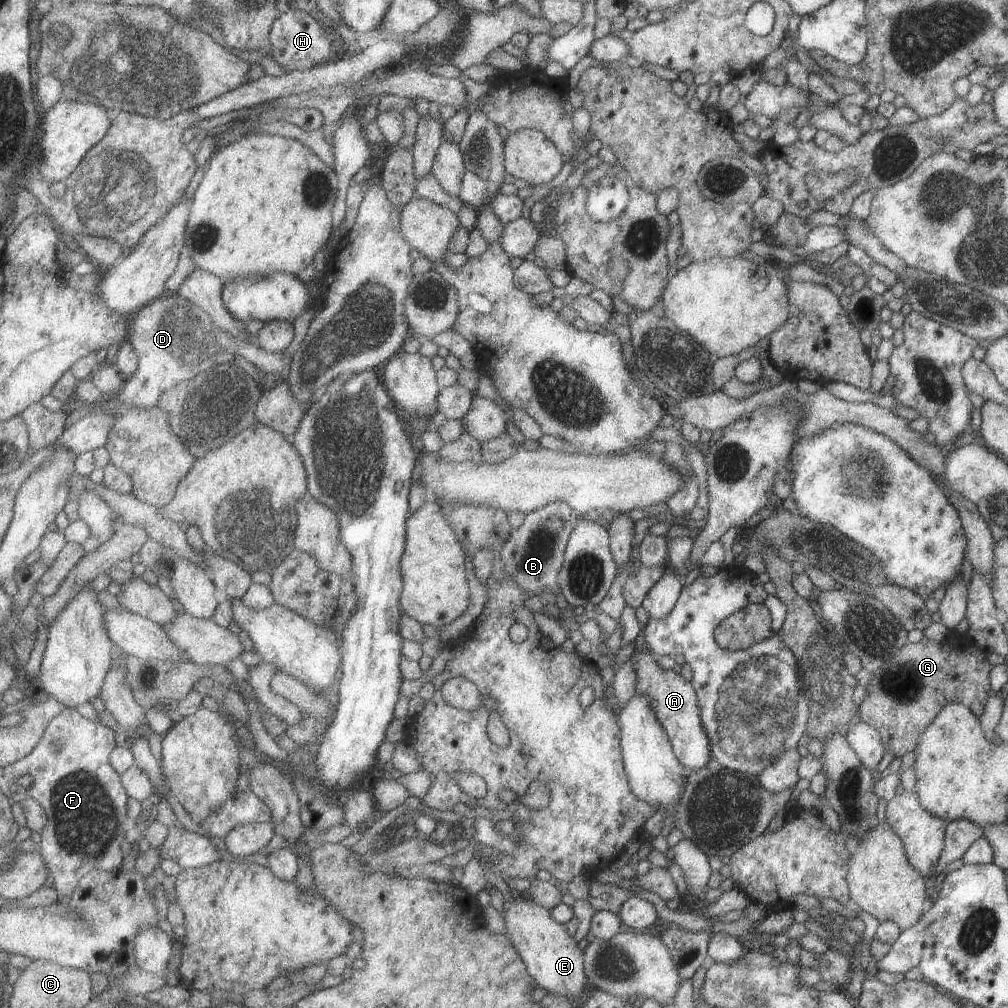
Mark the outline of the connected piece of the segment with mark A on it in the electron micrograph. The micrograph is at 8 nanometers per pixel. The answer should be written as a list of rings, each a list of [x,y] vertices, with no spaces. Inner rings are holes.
[[[636,649],[630,658],[632,666],[636,670],[636,691],[638,694],[646,694],[650,708],[656,714],[656,720],[668,734],[676,758],[682,762],[689,771],[704,768],[711,764],[710,738],[704,730],[701,722],[697,694],[691,682],[687,682],[674,670],[664,669],[657,661],[656,654],[651,649]]]

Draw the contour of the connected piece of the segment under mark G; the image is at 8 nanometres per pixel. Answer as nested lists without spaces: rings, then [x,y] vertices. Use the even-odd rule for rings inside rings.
[[[923,637],[920,642],[907,642],[894,654],[892,660],[886,660],[876,672],[872,673],[867,693],[859,705],[861,720],[873,726],[880,732],[885,752],[891,751],[896,758],[902,758],[904,754],[915,750],[920,742],[920,734],[924,728],[928,728],[938,712],[950,703],[962,703],[966,705],[972,714],[982,716],[984,704],[990,692],[991,665],[986,658],[982,658],[982,652],[968,652],[964,646],[954,648],[950,644],[938,644],[936,640]]]

